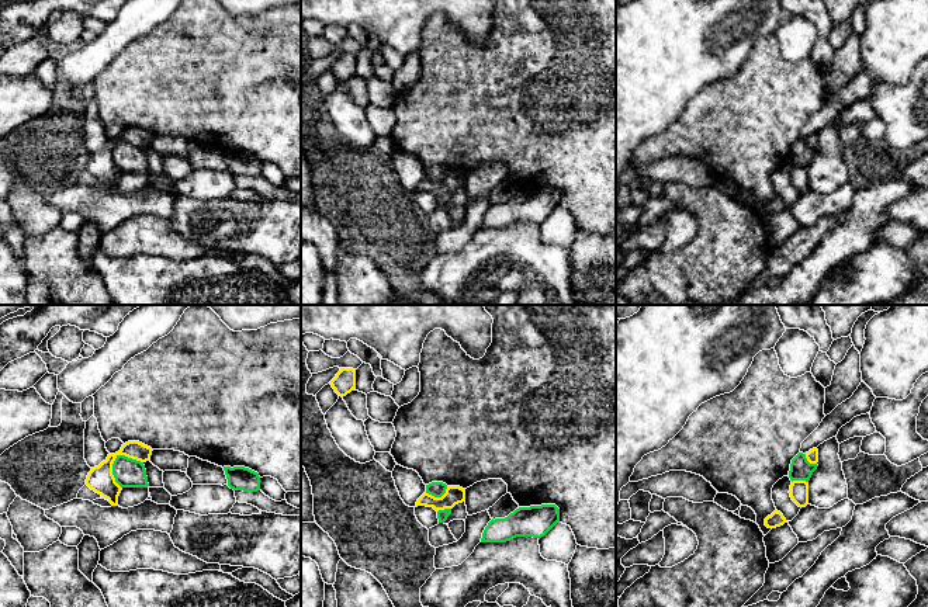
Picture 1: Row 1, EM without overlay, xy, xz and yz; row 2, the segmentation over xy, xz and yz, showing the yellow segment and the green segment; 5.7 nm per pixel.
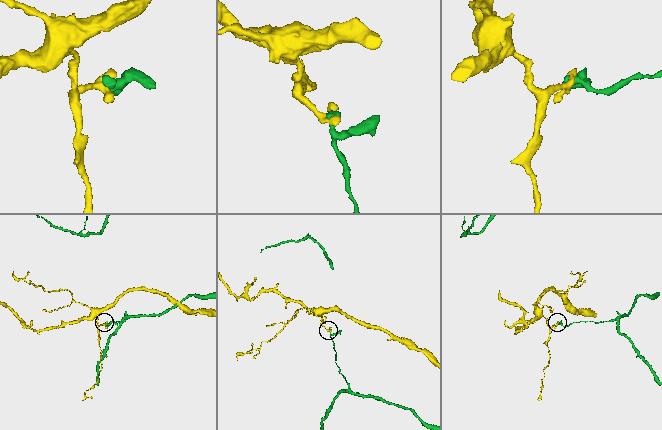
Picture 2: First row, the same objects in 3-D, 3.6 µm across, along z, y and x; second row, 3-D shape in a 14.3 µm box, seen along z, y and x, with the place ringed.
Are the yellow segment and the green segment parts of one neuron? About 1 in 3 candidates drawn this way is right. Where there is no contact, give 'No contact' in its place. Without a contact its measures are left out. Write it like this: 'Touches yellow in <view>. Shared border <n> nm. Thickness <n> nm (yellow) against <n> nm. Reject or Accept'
Touches yellow in xy. Shared border 200 nm. Thickness 150 nm (yellow) against 170 nm. Reject

